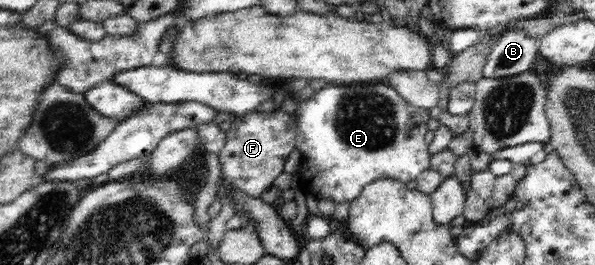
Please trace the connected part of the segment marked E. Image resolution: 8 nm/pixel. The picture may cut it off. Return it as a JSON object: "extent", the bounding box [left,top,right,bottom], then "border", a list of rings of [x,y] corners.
{"extent":[296,82,430,204],"border":[[[386,82],[373,84],[375,86],[327,86],[309,99],[296,97],[296,150],[301,153],[298,188],[306,196],[315,196],[319,201],[331,200],[336,204],[352,202],[370,182],[395,178],[409,183],[430,168],[429,143],[425,140],[429,109],[409,104]]]}

